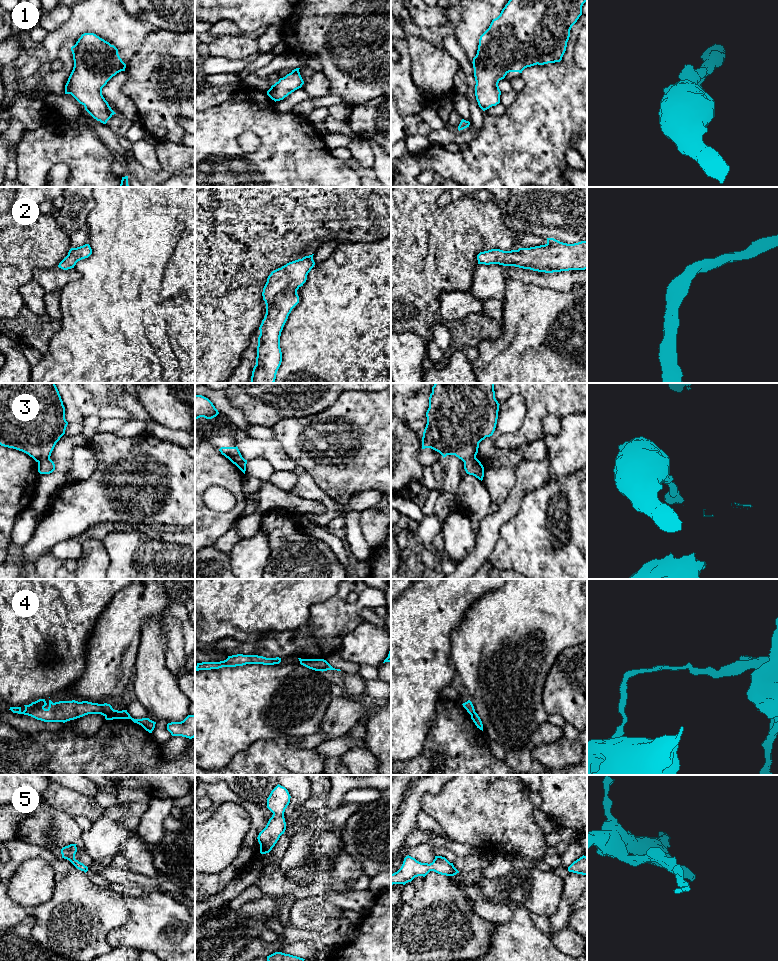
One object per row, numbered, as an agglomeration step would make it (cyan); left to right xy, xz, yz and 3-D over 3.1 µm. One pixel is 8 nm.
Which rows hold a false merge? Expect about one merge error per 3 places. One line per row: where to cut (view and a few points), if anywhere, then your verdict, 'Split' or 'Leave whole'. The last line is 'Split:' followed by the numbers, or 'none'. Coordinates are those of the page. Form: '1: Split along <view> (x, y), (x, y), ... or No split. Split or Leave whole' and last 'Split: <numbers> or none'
1: No split. Leave whole
2: No split. Leave whole
3: Split along xy (49, 457), (38, 462). Split
4: Split along xy (113, 709), (104, 715). Split
5: No split. Leave whole
Split: 3, 4

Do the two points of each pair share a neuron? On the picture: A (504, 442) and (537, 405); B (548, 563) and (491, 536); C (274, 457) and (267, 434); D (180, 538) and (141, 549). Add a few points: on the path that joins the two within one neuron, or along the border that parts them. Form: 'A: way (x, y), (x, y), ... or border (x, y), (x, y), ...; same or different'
A: way (515, 440), (533, 422), (534, 416); same
B: border (511, 519), (502, 526), (499, 539), (487, 558); different
C: border (246, 435), (252, 438), (274, 439); different
D: way (170, 548), (151, 549); same

